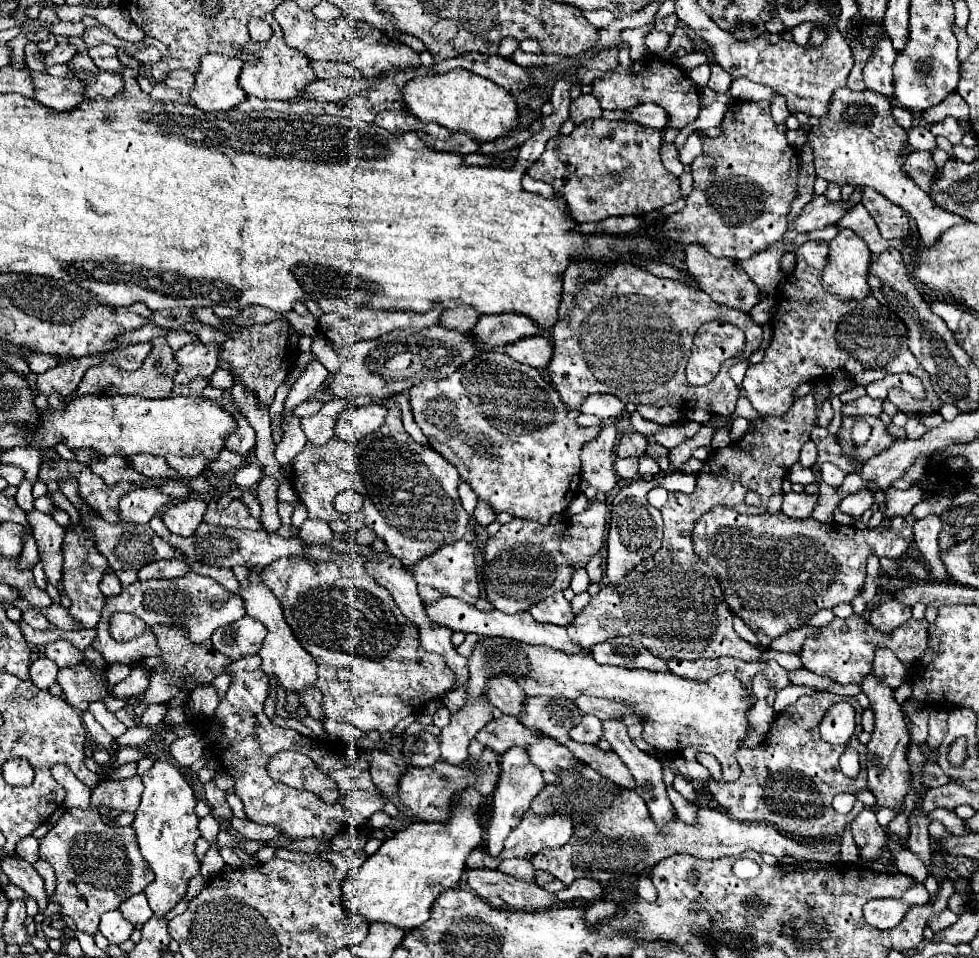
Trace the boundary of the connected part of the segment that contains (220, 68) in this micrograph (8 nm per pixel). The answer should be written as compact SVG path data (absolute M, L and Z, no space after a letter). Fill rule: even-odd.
M238 48L236 56L224 56L224 54L204 54L200 60L200 72L196 74L196 86L192 88L192 100L200 110L208 112L224 112L240 102L246 100L246 92L238 84L238 76L246 62L256 62L258 56L254 52L248 52L248 48Z

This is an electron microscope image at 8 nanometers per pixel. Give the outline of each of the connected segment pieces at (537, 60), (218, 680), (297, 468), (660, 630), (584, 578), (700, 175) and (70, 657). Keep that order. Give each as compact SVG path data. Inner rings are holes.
M516 50L516 52L514 52L512 62L518 64L518 66L524 66L524 68L546 64L546 60L542 58L542 54L528 54L528 52L522 52L522 50Z
M223 672L222 674L218 675L213 681L212 685L216 688L216 691L218 692L218 696L220 700L224 698L228 687L231 683L232 676L226 672Z
M384 400L388 416L384 424L364 436L358 444L348 444L336 436L324 446L306 444L292 460L292 486L300 502L308 510L310 520L334 522L344 516L334 510L334 496L344 490L356 490L364 498L358 518L372 528L404 566L436 552L440 546L456 542L464 536L470 514L462 508L458 496L460 474L446 458L430 446L422 446L410 438L400 420L400 408L392 400Z
M814 394L798 398L784 418L766 416L750 422L742 440L726 448L712 450L702 470L696 472L696 490L692 494L670 492L668 502L662 506L664 518L664 544L640 568L624 576L620 584L608 584L596 594L590 604L566 626L572 642L582 648L592 648L616 636L638 640L654 656L664 660L698 660L728 656L744 662L758 662L764 648L748 644L738 638L732 628L732 612L724 602L724 592L712 566L700 560L692 550L692 528L698 518L714 506L732 508L740 514L766 512L770 496L782 492L782 480L792 464L798 462L800 448L810 440L814 428L816 400ZM748 490L764 490L760 506L746 506L744 494Z
M585 568L576 570L571 578L570 588L578 594L578 592L584 592L588 590L590 585L590 579Z
M734 102L722 122L724 132L718 138L704 138L704 152L692 162L694 190L686 198L684 210L668 216L662 232L662 242L678 244L686 248L688 244L704 246L716 258L744 260L758 252L764 252L776 244L786 228L786 216L792 200L798 196L796 180L800 158L796 150L788 144L784 130L770 116L770 102Z
M58 640L52 644L46 644L46 656L58 664L58 668L72 668L78 662L82 662L82 652L76 650L70 642Z

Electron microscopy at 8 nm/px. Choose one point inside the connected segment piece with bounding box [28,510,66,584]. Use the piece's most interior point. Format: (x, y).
(49, 534)

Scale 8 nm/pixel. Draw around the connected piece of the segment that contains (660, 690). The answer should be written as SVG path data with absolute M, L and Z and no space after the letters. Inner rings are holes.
M480 638L468 658L468 670L466 696L472 698L486 696L488 682L494 676L508 674L522 686L526 696L564 696L570 700L576 700L576 696L596 696L628 702L634 712L646 720L642 738L650 746L666 752L680 752L686 746L696 746L700 752L718 758L724 780L736 780L736 776L740 776L734 752L748 734L748 690L730 672L698 684L678 678L672 672L600 666L592 656L570 656L548 646L520 644L504 638Z

